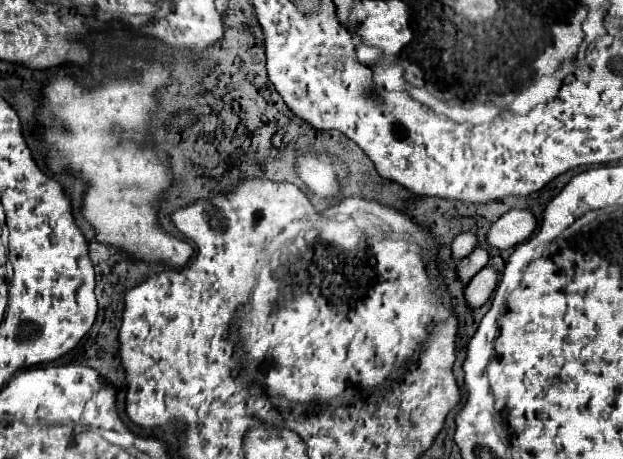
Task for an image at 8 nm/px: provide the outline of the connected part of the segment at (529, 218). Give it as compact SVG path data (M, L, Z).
M509 210L487 232L487 242L493 248L505 250L527 240L535 230L535 216L529 210Z

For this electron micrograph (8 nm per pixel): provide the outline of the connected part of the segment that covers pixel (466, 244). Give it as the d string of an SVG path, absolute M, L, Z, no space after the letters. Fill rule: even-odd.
M459 234L459 236L453 240L451 256L453 256L453 258L457 258L457 260L461 260L461 258L465 258L467 254L471 254L471 252L473 252L475 244L477 244L475 234Z

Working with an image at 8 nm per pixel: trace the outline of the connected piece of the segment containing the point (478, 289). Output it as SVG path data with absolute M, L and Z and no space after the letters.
M485 266L481 272L477 272L471 278L471 282L465 286L467 306L469 308L481 308L489 300L491 292L495 290L497 280L499 280L499 276L491 266Z

